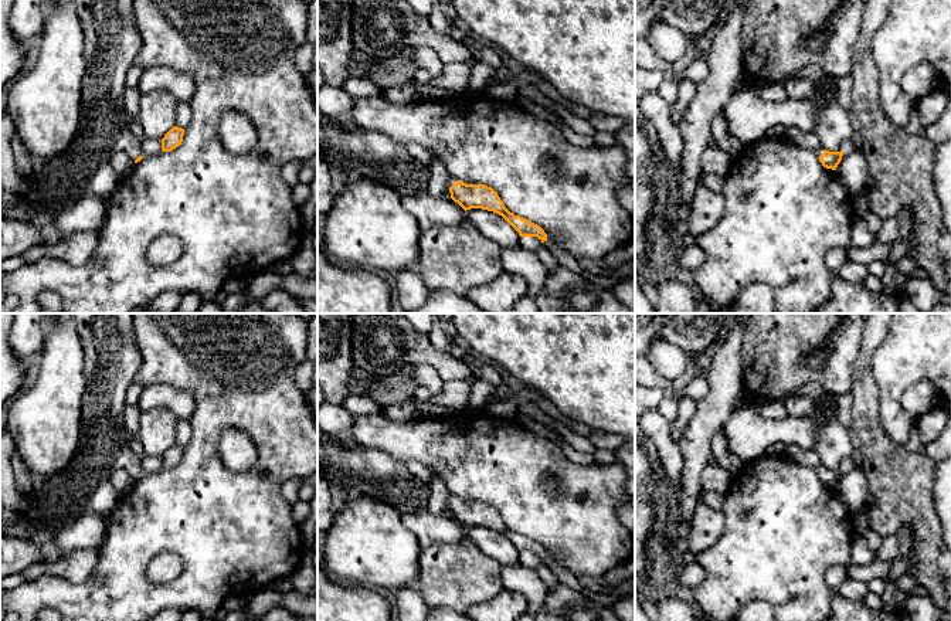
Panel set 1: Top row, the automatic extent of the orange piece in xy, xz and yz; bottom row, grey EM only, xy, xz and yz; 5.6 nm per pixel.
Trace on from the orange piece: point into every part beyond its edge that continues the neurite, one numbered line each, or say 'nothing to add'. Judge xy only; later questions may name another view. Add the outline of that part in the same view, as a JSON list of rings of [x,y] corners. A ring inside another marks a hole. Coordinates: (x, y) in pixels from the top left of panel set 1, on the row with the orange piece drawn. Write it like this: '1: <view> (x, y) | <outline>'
1: xy (112, 40) | [[[72,0],[84,30],[84,48],[86,71],[82,79],[82,105],[78,130],[69,146],[51,159],[34,159],[34,172],[28,179],[23,179],[24,191],[16,196],[13,207],[6,206],[7,214],[17,206],[38,207],[60,216],[89,191],[89,181],[95,172],[118,152],[128,153],[133,160],[143,156],[142,140],[129,129],[125,111],[125,77],[133,65],[133,60],[142,48],[142,38],[137,30],[133,11],[133,0]]]

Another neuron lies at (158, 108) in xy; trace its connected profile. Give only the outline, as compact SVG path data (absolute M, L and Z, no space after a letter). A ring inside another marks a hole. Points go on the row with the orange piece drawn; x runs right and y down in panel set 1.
M163 89L142 94L139 99L139 116L143 136L162 140L174 128L177 104L179 101Z

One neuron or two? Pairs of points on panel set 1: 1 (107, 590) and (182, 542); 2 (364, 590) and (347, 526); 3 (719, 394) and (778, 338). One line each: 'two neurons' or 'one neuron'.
1: one neuron
2: one neuron
3: two neurons

